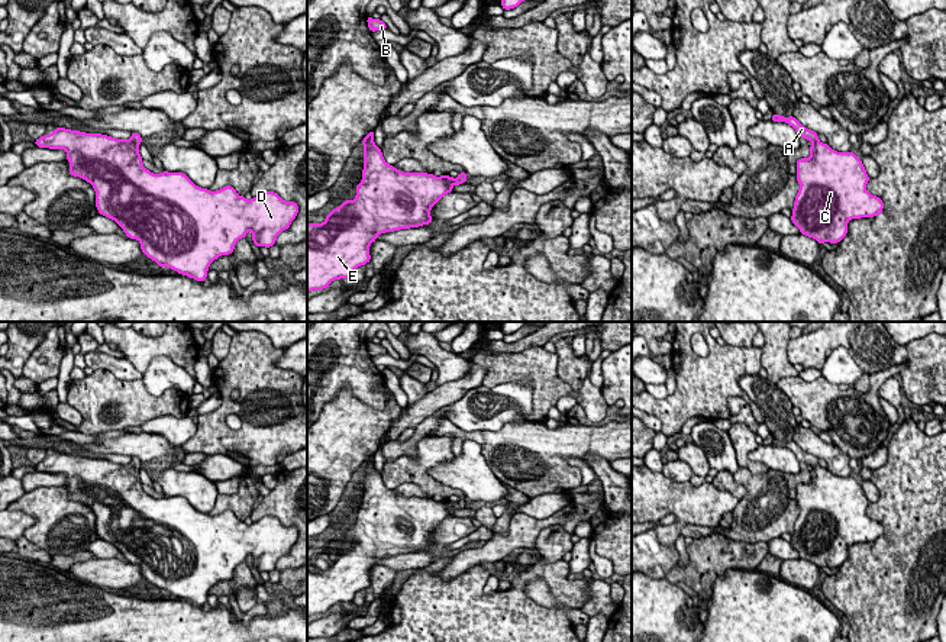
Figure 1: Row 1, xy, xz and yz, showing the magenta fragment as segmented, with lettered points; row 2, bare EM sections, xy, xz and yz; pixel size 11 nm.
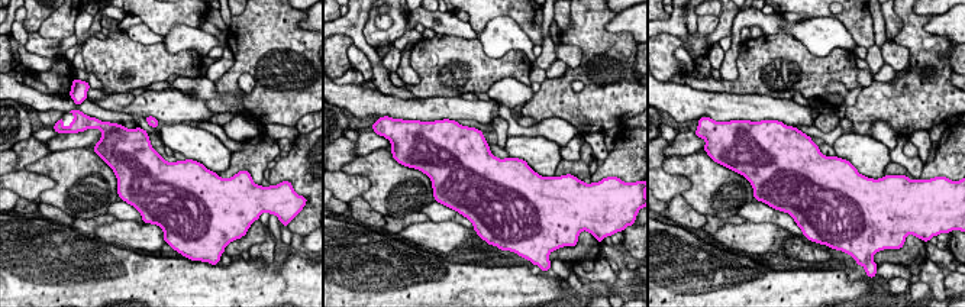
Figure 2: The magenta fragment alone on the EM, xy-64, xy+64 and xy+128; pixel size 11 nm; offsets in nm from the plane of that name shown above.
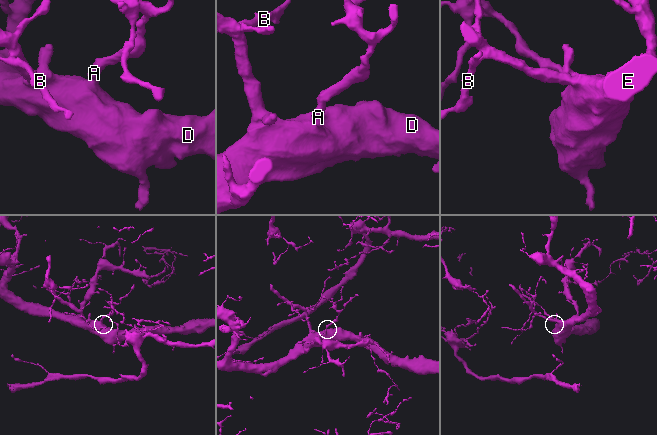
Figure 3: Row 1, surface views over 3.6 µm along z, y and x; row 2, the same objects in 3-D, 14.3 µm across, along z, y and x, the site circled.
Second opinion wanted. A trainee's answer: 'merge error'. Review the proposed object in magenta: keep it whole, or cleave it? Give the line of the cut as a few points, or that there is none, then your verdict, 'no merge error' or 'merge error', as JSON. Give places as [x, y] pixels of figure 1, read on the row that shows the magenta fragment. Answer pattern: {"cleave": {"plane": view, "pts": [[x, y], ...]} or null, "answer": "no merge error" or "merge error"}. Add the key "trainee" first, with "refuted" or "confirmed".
{"trainee": "refuted", "cleave": null, "answer": "no merge error"}

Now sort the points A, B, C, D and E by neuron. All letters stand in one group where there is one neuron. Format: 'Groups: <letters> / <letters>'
Groups: A B C D E

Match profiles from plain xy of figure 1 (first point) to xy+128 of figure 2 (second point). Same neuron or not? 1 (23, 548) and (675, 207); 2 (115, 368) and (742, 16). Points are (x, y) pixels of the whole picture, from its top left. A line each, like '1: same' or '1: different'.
1: same
2: same

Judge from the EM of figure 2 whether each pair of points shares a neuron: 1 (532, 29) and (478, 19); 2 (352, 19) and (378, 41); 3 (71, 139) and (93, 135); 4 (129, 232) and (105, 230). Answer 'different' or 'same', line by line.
1: same
2: different
3: same
4: same

